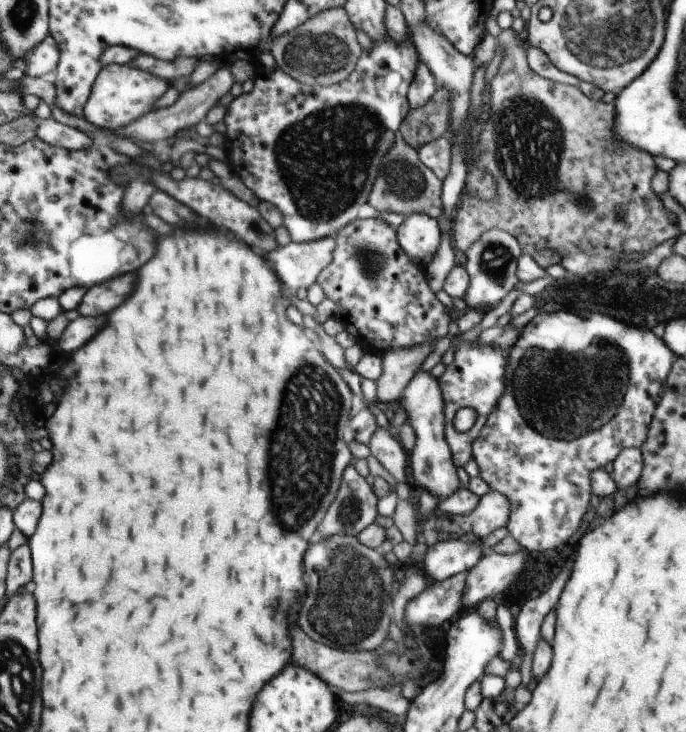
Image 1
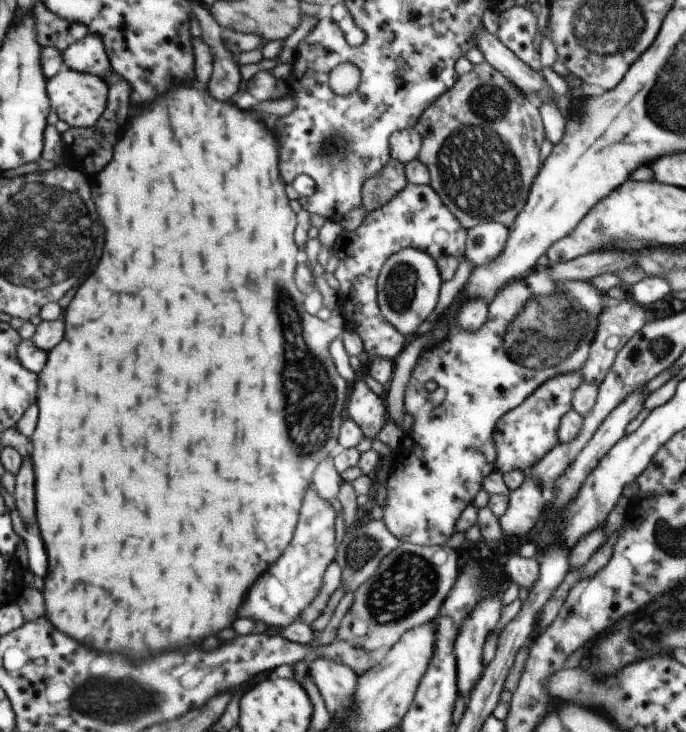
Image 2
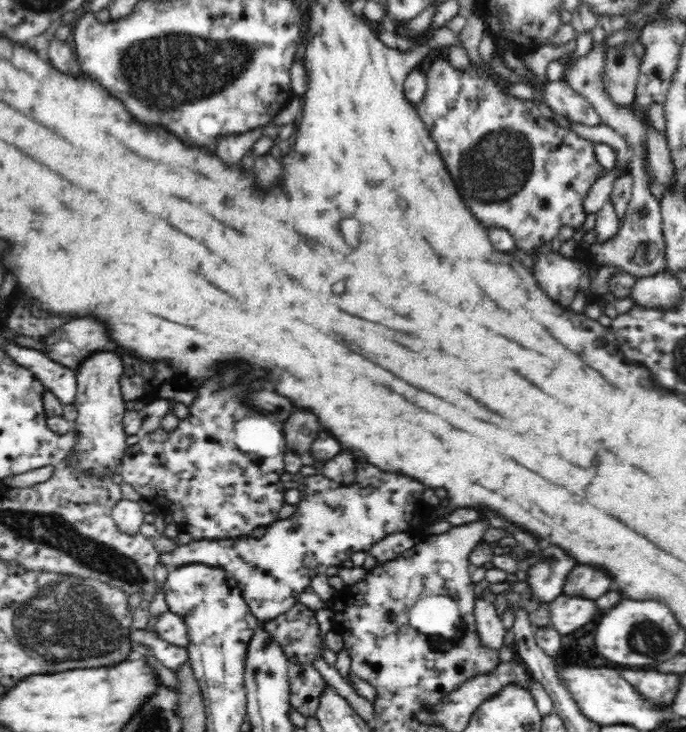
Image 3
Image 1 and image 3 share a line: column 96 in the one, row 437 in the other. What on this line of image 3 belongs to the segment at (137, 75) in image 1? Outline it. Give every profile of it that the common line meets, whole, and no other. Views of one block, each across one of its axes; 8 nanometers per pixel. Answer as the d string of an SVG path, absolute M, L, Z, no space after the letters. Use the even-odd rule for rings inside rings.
M94 350L78 364L75 371L76 396L73 405L78 411L74 427L81 432L81 439L75 446L75 452L83 450L83 461L86 467L101 474L114 474L121 463L120 458L127 447L123 418L126 399L122 390L122 379L125 377L122 356L112 350Z

